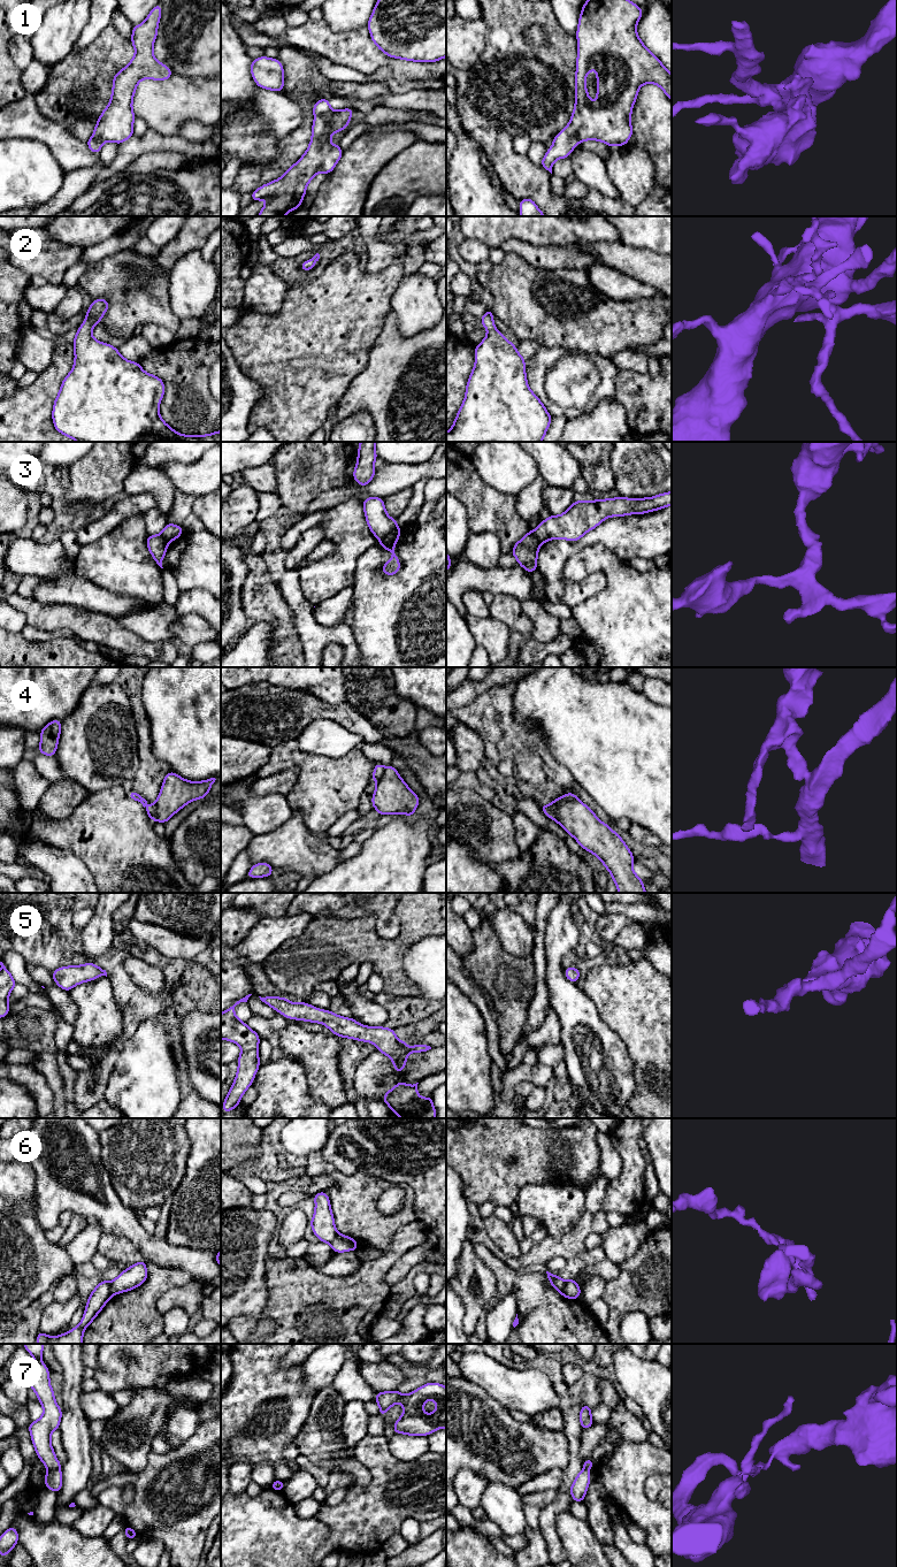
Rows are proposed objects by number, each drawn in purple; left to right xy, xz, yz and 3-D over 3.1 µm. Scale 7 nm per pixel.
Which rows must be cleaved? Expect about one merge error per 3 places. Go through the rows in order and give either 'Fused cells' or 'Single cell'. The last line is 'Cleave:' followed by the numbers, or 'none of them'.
1: Single cell
2: Single cell
3: Fused cells
4: Fused cells
5: Single cell
6: Fused cells
7: Fused cells
Cleave: 3, 4, 6, 7

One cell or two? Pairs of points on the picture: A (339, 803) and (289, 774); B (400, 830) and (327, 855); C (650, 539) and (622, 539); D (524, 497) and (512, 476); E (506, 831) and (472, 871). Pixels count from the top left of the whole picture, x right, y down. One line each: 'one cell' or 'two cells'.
A: two cells
B: two cells
C: one cell
D: two cells
E: two cells

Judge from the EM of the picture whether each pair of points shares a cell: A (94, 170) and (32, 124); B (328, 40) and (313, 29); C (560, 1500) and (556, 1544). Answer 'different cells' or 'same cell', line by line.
A: different cells
B: same cell
C: same cell

